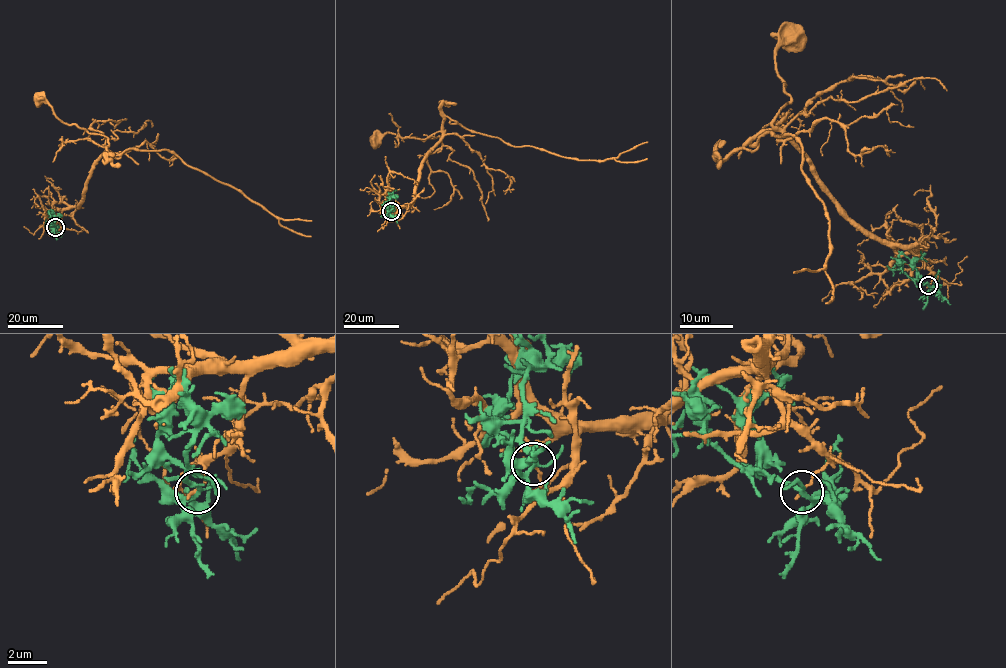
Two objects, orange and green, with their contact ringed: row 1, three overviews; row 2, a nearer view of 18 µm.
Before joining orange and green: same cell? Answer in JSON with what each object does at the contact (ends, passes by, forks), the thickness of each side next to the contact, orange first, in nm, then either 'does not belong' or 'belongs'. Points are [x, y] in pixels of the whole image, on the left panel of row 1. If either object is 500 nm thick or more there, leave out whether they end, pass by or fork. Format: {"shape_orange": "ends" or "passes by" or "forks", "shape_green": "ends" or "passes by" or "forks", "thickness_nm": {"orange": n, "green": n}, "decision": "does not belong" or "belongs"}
{"shape_orange": "ends", "shape_green": "forks", "thickness_nm": {"orange": 160, "green": 200}, "decision": "does not belong"}

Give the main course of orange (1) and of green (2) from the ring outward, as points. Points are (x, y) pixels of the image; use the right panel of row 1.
1: (928, 284), (935, 275), (915, 247), (872, 239), (773, 125), (790, 100), (775, 51), (791, 41)
2: (928, 286), (912, 280), (901, 268), (892, 270), (886, 266)

